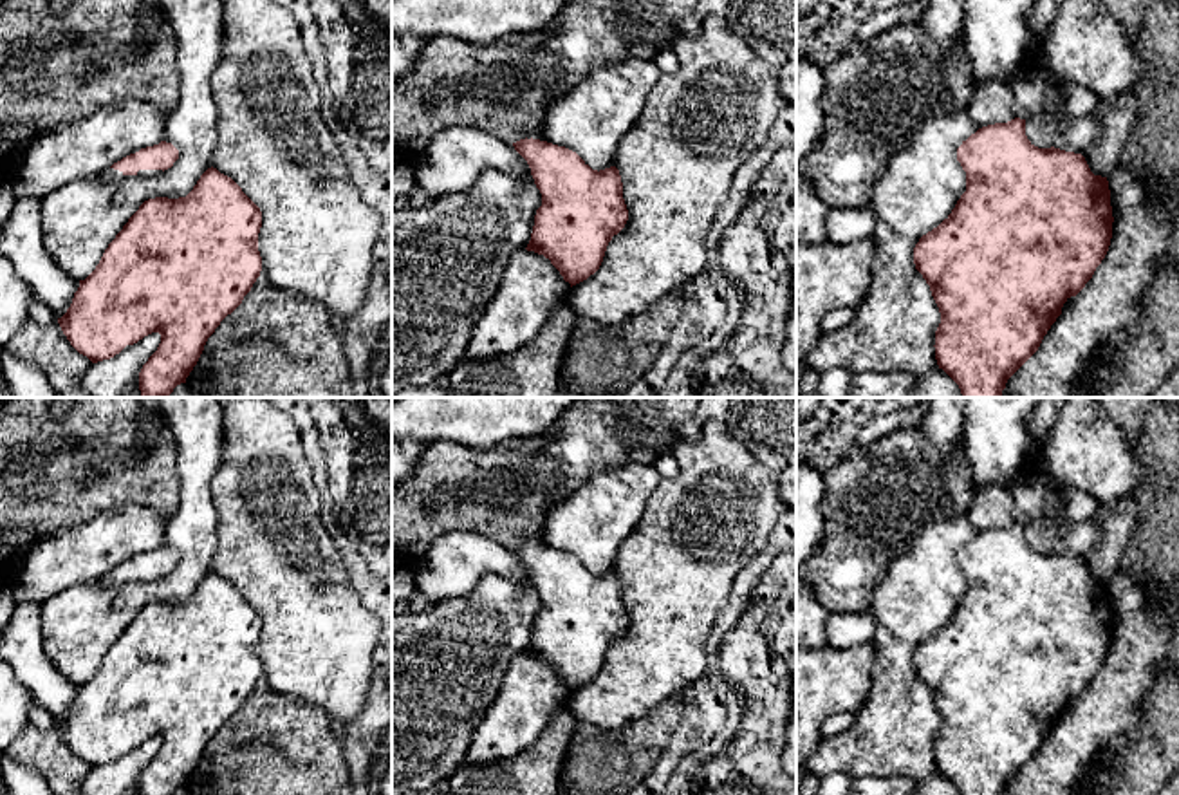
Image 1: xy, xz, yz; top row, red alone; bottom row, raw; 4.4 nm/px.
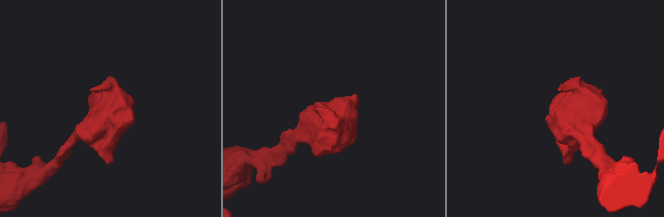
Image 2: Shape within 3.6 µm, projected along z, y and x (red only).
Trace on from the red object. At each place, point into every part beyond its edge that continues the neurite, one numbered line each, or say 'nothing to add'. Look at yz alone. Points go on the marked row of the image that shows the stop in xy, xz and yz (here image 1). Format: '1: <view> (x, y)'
nothing to add

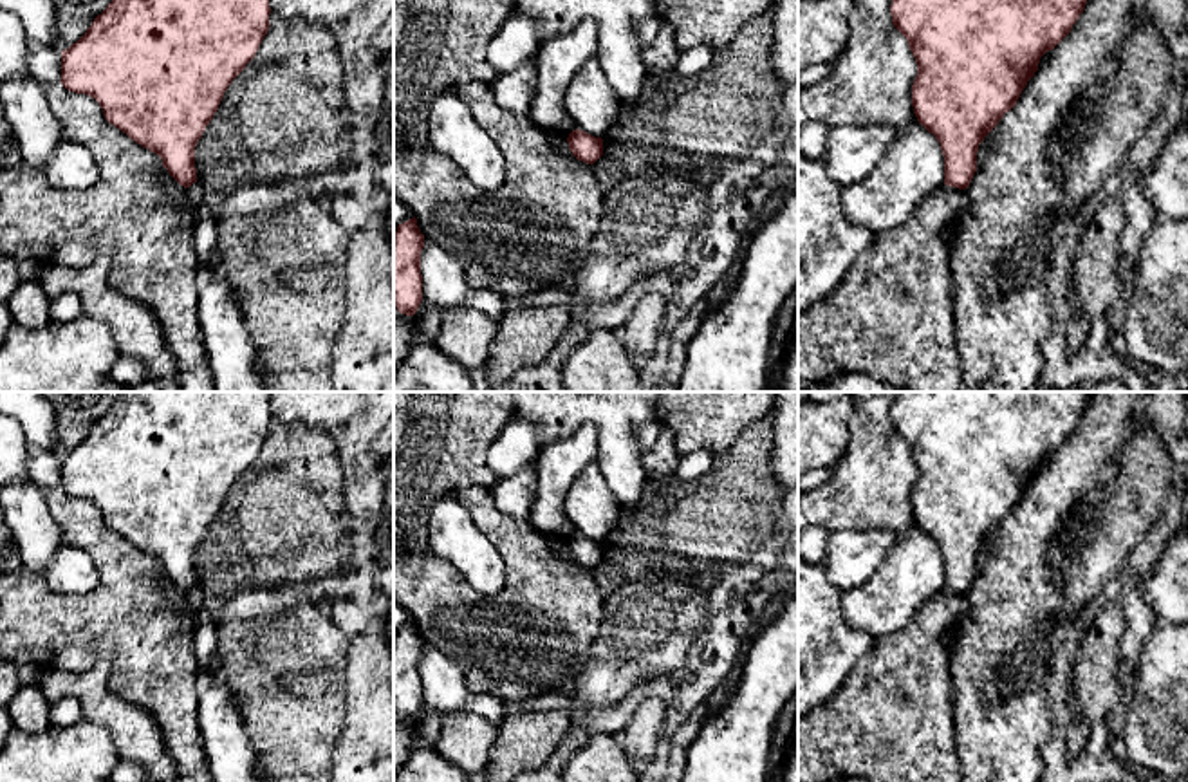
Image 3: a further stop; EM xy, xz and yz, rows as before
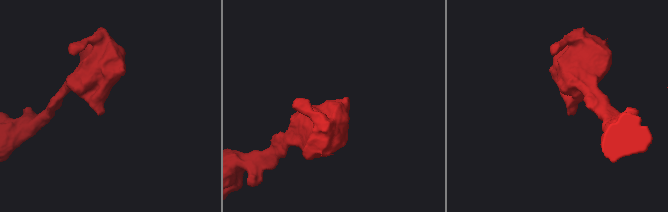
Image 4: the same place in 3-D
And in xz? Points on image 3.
nothing to add

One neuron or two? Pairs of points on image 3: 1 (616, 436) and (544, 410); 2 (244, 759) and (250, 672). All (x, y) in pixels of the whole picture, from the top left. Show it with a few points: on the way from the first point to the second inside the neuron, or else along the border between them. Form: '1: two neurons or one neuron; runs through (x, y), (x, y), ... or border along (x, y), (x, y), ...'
1: one neuron; runs through (598, 418), (591, 410), (562, 410)
2: two neurons; border along (230, 690), (232, 703), (259, 763)

